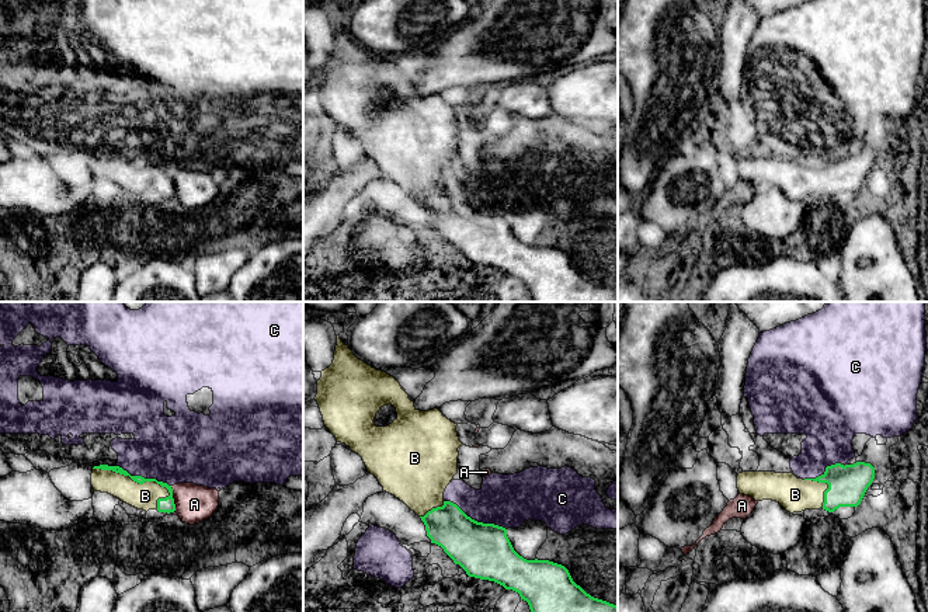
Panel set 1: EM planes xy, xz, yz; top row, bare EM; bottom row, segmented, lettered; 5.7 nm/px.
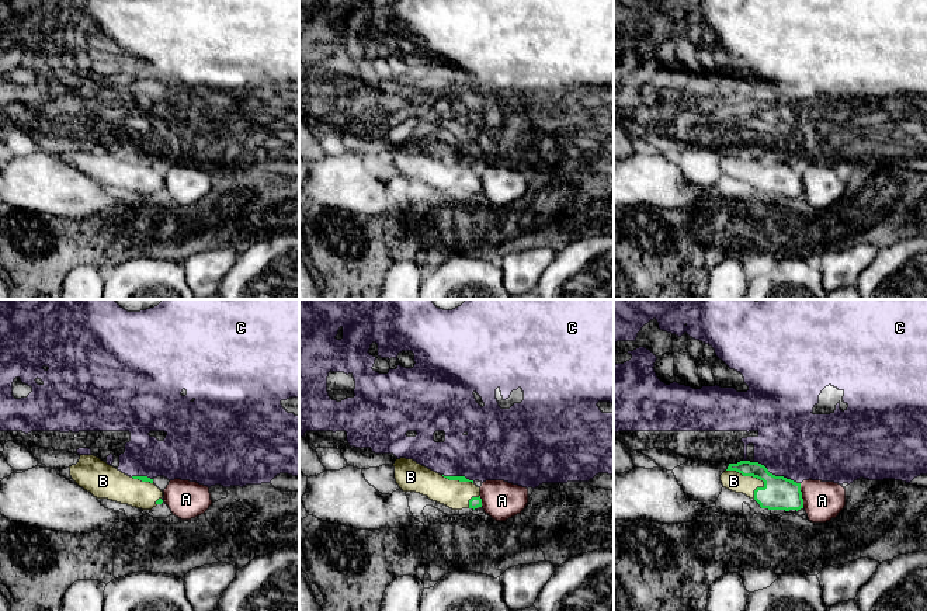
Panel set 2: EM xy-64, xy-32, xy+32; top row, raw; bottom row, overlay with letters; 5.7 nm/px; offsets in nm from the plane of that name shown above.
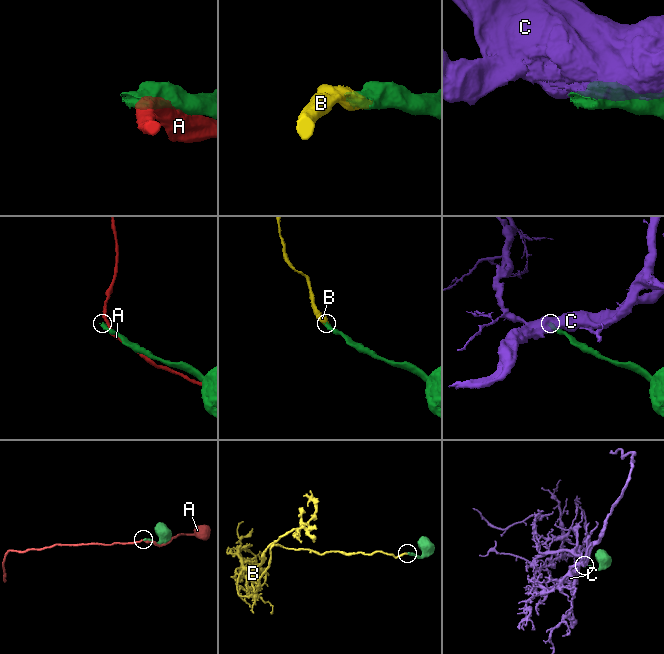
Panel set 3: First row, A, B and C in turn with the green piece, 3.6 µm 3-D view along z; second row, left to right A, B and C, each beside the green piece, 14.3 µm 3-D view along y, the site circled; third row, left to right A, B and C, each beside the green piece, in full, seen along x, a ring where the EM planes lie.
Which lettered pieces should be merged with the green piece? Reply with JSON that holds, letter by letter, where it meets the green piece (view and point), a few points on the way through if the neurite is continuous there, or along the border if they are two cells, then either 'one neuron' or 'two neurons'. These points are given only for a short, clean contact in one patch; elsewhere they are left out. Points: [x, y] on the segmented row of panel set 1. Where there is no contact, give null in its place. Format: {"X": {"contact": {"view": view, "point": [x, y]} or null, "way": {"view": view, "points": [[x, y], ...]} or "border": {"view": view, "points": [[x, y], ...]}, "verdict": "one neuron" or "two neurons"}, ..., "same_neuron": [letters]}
{"A": {"contact": {"view": "xy", "point": [173, 499]}, "verdict": "two neurons"}, "B": {"contact": {"view": "xy", "point": [132, 479]}, "verdict": "one neuron"}, "C": {"contact": {"view": "xz", "point": [473, 520]}, "verdict": "two neurons"}, "same_neuron": ["B"]}

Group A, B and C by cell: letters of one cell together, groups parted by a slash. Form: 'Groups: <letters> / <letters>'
Groups: A / B / C

